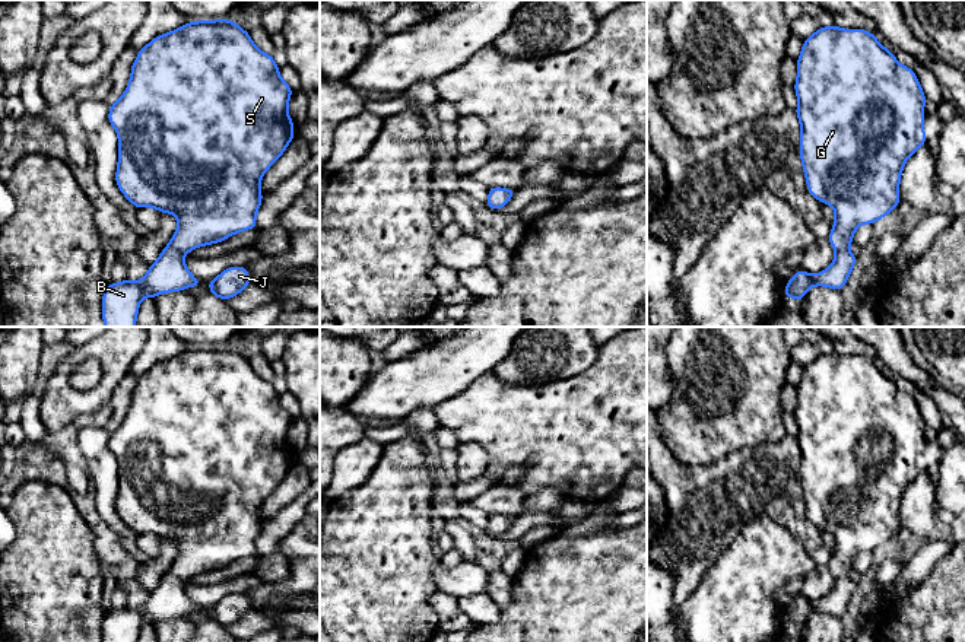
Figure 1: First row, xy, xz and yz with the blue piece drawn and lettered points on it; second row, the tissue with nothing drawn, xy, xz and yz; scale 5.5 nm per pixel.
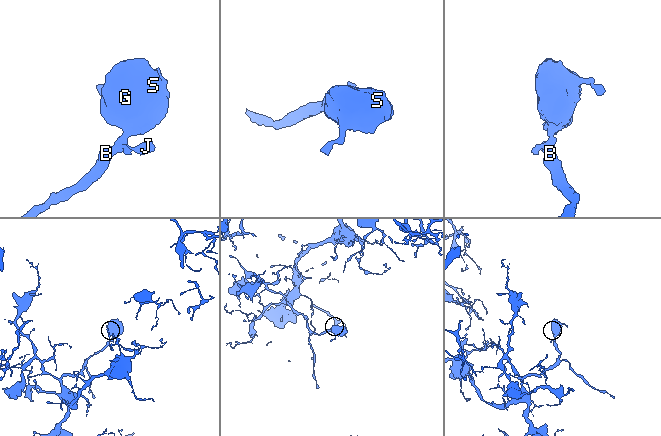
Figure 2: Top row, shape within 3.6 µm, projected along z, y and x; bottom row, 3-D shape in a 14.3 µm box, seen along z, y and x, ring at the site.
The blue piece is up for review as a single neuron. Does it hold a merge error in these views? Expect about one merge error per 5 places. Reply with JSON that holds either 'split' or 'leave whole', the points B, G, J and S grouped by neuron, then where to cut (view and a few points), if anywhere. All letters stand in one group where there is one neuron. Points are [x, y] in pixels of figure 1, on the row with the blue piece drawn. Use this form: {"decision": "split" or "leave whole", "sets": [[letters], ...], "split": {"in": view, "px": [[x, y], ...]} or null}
{"decision": "leave whole", "sets": [["B", "G", "J", "S"]], "split": null}

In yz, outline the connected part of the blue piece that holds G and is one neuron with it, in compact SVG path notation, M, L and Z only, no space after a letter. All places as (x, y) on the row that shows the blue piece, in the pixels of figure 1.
M835 25L818 28L806 41L797 60L794 83L800 120L800 158L810 196L835 210L835 223L828 239L834 247L835 261L818 274L799 268L784 287L784 296L801 301L812 286L826 286L841 290L857 261L848 250L853 235L860 225L870 223L889 214L899 203L899 179L905 160L927 142L924 134L926 95L915 73L899 64L892 51L877 42L874 34L864 29L841 29Z

